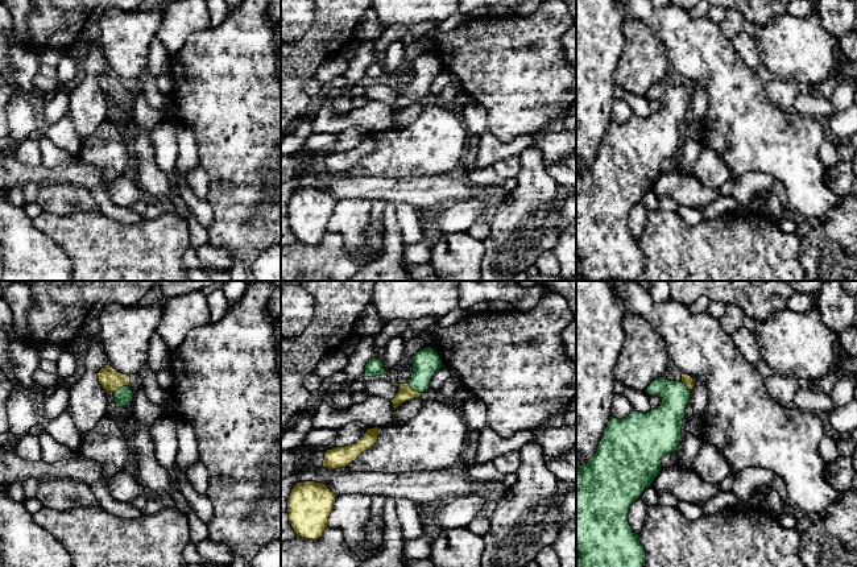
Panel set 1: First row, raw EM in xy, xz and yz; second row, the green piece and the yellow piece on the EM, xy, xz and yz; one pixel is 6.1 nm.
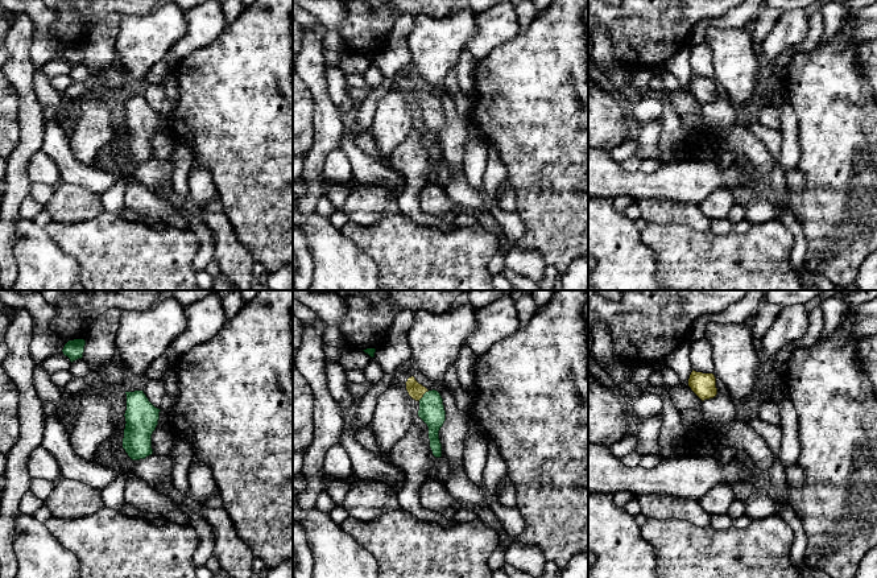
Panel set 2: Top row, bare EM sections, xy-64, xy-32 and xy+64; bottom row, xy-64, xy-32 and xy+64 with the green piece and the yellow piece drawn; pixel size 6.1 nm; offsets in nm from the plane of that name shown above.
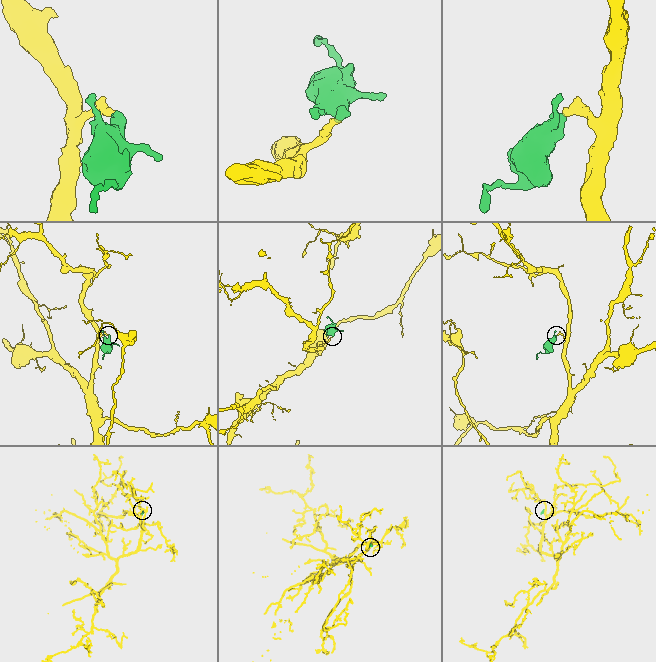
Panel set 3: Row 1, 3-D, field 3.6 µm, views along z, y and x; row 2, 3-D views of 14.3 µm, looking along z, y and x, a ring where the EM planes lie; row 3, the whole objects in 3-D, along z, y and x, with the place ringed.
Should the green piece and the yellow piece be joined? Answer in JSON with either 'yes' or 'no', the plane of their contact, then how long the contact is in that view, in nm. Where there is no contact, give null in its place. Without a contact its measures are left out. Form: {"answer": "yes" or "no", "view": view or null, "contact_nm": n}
{"answer": "yes", "view": "xy", "contact_nm": 110}

